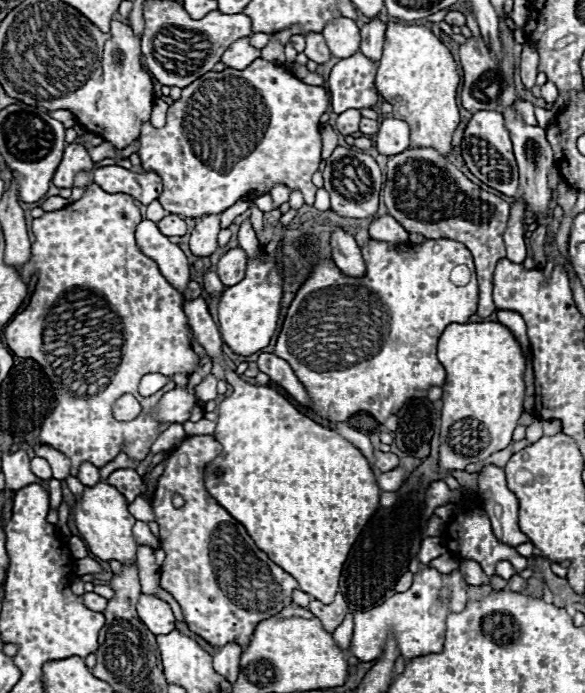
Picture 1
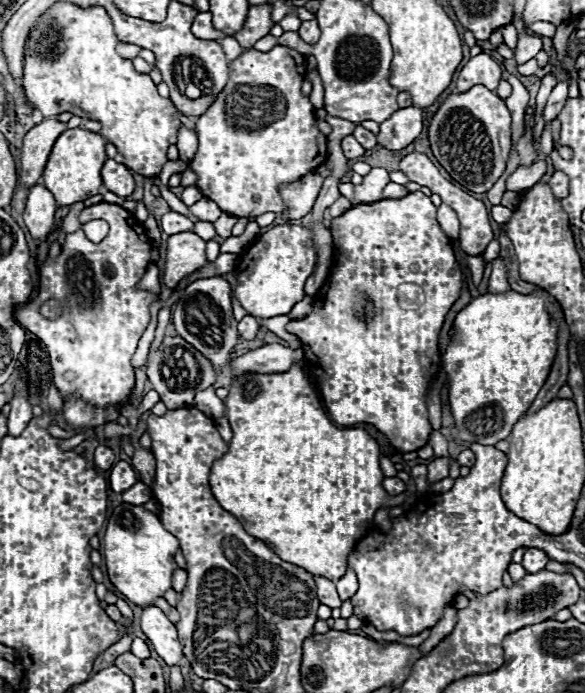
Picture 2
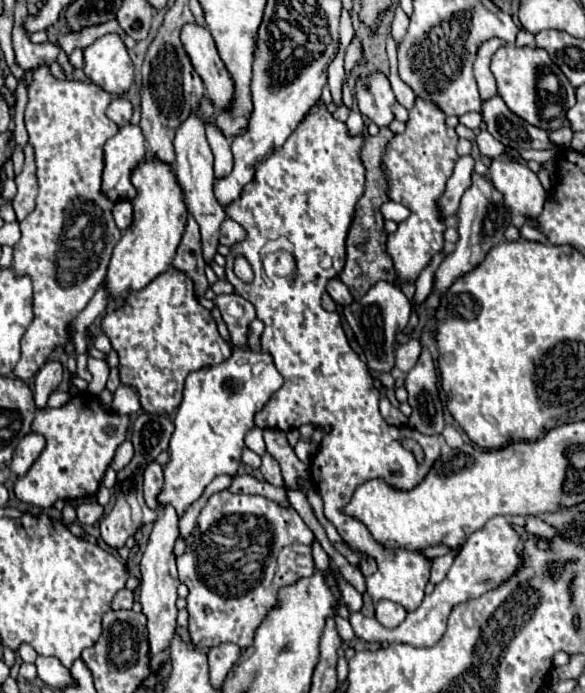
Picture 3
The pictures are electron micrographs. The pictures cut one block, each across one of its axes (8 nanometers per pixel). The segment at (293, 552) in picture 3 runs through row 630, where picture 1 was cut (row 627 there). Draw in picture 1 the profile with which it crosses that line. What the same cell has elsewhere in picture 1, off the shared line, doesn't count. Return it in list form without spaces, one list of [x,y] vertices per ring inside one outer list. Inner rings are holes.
[[[188,436],[166,458],[166,468],[158,478],[152,500],[160,526],[160,544],[166,552],[160,586],[178,600],[192,632],[216,648],[228,642],[246,648],[258,622],[292,604],[292,590],[298,584],[254,544],[246,528],[222,510],[204,488],[204,466],[220,452],[222,446],[214,436]],[[174,494],[186,498],[182,508],[172,506]]]

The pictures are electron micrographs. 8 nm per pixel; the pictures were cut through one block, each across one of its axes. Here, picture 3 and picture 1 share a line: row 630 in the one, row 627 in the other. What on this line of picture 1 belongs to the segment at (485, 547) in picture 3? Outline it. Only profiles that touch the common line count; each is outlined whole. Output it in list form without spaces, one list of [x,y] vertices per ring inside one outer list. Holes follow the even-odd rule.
[[[428,568],[424,572],[414,574],[414,584],[406,592],[396,592],[392,598],[388,598],[382,606],[370,610],[370,612],[354,612],[354,638],[352,638],[352,656],[356,656],[360,662],[372,662],[378,656],[382,656],[388,638],[392,636],[396,640],[396,646],[404,660],[412,660],[414,656],[426,656],[426,654],[438,654],[444,648],[444,620],[446,614],[460,612],[468,600],[476,600],[482,596],[488,596],[494,592],[492,586],[474,586],[466,588],[466,582],[458,570],[454,570],[448,576],[442,576],[438,570]],[[442,588],[452,590],[452,598],[444,604],[438,600],[438,592]]]

